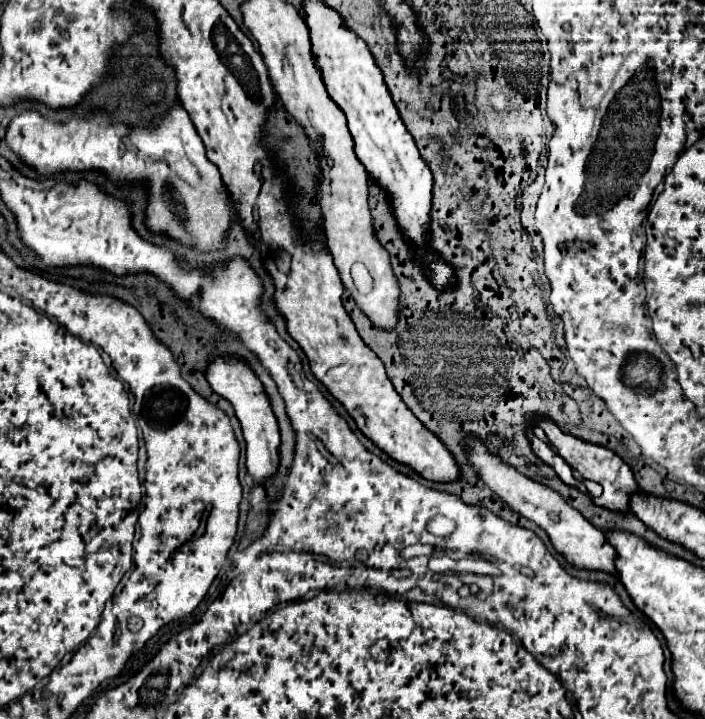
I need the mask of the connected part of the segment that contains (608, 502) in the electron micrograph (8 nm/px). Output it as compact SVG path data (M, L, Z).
M538 418L538 424L542 426L542 430L546 432L546 442L538 440L536 436L528 434L528 440L532 442L532 450L534 454L548 466L552 466L556 470L556 474L560 476L562 482L566 482L568 486L574 486L582 492L586 492L586 486L580 482L580 478L588 478L588 480L594 480L598 484L602 484L604 492L600 498L594 498L594 502L598 506L604 506L604 508L610 508L610 510L622 510L626 512L628 510L628 498L632 492L638 490L636 486L636 480L634 480L634 474L630 472L630 466L620 458L616 456L612 450L604 448L604 446L598 446L598 444L590 444L582 438L576 438L576 436L568 436L564 434L556 422L552 422L552 418Z

